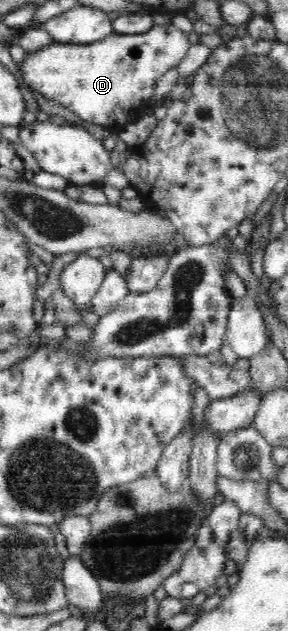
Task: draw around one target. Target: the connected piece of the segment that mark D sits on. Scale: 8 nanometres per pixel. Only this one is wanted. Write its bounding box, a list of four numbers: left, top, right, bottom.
[19,23,190,124]

